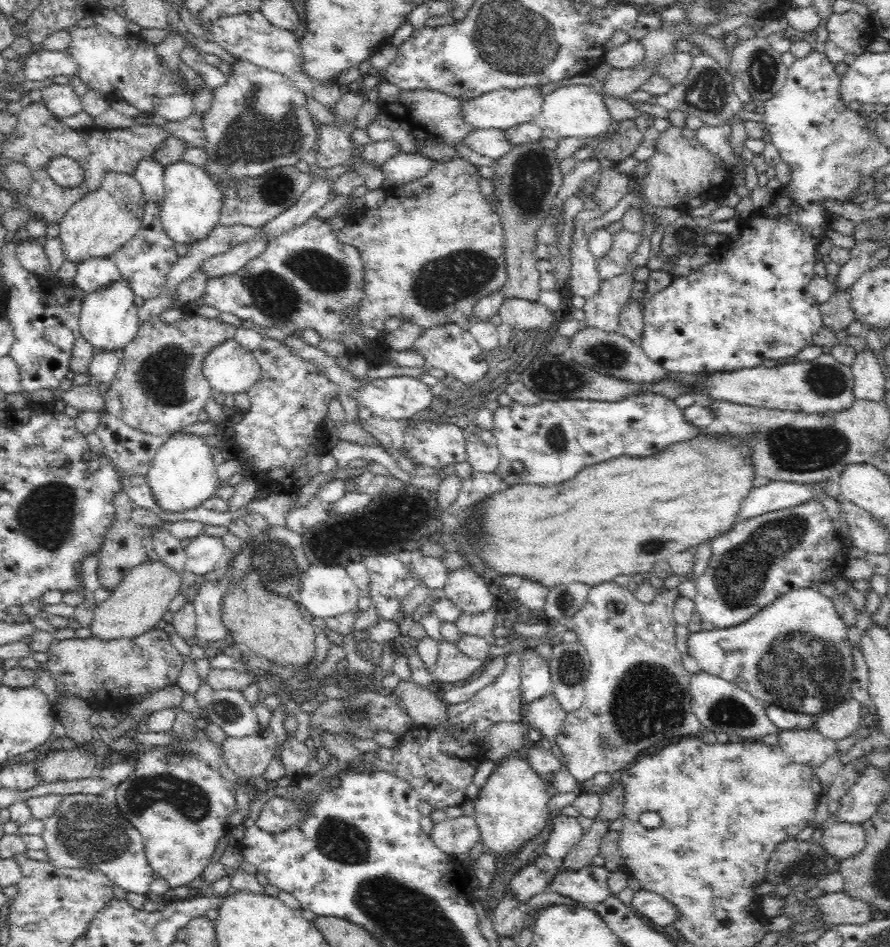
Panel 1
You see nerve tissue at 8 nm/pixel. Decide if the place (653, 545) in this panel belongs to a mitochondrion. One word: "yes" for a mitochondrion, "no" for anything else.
yes

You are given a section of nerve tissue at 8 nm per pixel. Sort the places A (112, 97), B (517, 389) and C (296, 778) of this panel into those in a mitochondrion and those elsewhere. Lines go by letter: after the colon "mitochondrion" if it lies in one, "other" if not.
A: other
B: mitochondrion
C: other

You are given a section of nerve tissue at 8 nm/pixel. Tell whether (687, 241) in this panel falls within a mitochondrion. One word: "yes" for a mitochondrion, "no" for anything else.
yes

